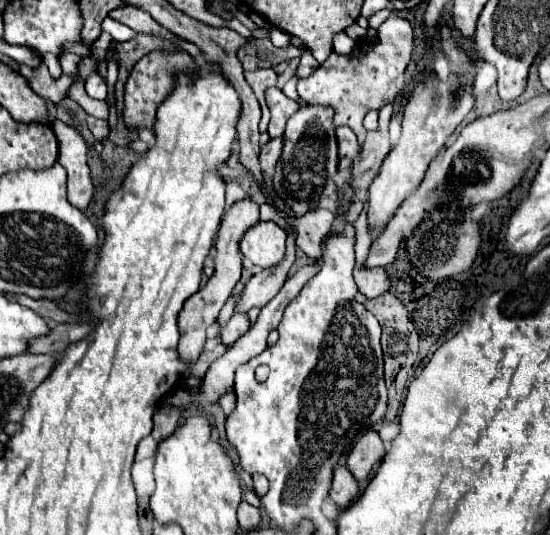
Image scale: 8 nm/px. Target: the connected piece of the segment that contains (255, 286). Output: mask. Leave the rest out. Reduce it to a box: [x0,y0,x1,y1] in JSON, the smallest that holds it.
[236,230,296,312]

